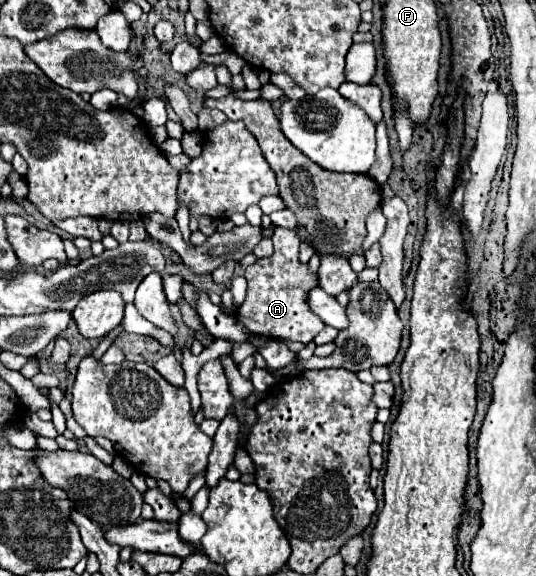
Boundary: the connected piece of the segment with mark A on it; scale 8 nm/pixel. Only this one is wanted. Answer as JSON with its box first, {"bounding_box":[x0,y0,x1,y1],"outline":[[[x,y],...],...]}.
{"bounding_box":[236,228,326,344],"outline":[[[276,228],[272,242],[274,242],[274,254],[270,258],[260,258],[246,268],[244,278],[248,280],[248,294],[244,304],[236,310],[236,318],[254,336],[286,338],[292,342],[308,344],[326,326],[308,308],[306,302],[308,292],[318,286],[318,274],[314,274],[308,268],[308,264],[302,264],[298,260],[300,238],[294,230]]]}

